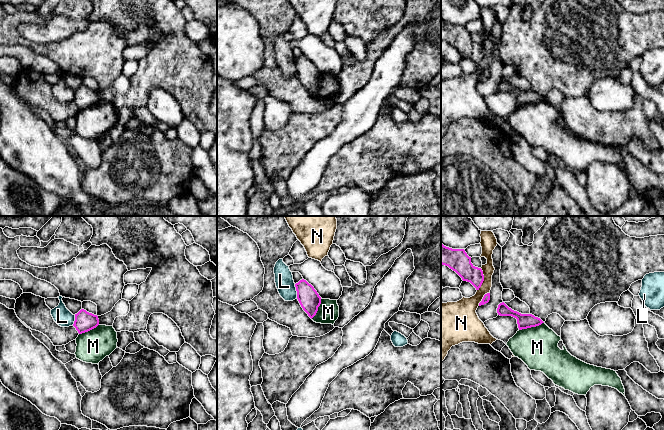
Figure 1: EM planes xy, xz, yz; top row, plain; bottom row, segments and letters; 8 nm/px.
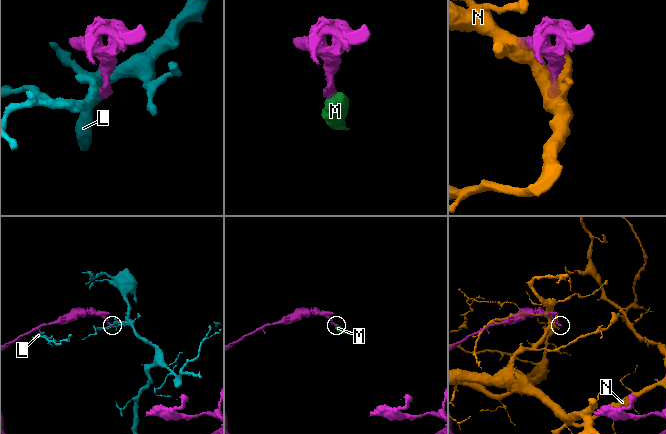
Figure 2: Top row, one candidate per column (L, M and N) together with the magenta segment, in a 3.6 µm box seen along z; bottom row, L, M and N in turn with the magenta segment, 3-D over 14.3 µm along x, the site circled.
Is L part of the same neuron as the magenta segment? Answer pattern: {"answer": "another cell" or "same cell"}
{"answer": "another cell"}

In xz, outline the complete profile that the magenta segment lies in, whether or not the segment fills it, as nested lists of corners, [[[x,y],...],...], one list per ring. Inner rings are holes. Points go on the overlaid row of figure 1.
[[[304,279],[296,283],[295,287],[297,291],[297,299],[301,307],[312,319],[316,315],[318,307],[321,304],[321,297],[314,287]]]

